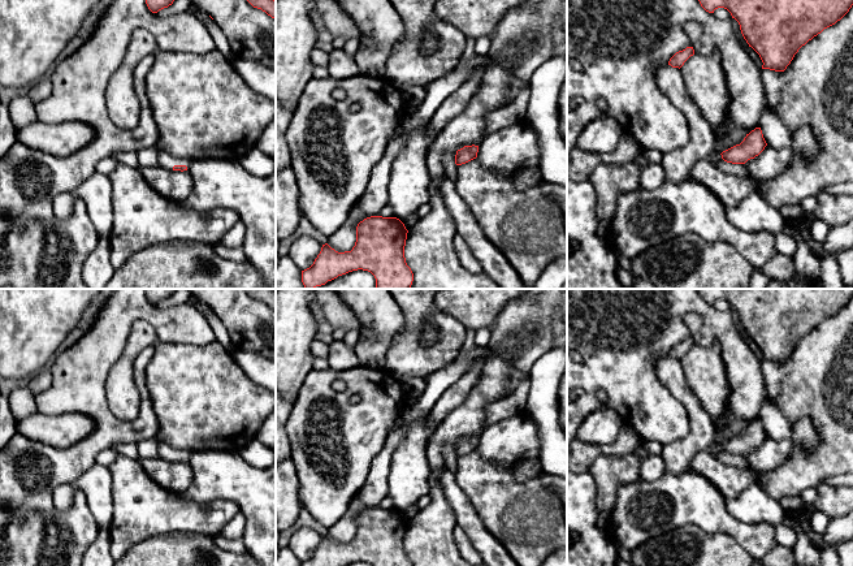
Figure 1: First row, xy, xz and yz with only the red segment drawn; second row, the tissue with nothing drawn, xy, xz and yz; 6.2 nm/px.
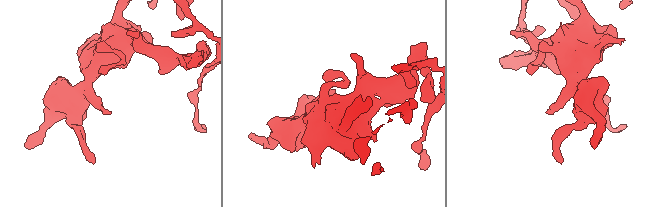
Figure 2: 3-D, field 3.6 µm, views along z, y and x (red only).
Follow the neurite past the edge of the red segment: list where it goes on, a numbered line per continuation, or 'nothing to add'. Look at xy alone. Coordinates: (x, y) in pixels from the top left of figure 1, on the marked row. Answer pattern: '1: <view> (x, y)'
1: xy (167, 160)

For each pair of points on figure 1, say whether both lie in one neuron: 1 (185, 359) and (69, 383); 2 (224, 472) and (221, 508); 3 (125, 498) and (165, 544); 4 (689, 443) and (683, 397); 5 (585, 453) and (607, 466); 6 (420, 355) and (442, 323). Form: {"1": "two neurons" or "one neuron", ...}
{"1": "two neurons", "2": "two neurons", "3": "two neurons", "4": "one neuron", "5": "two neurons", "6": "one neuron"}

